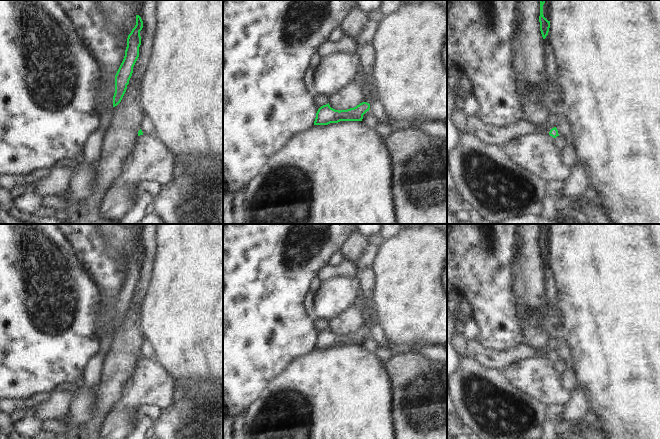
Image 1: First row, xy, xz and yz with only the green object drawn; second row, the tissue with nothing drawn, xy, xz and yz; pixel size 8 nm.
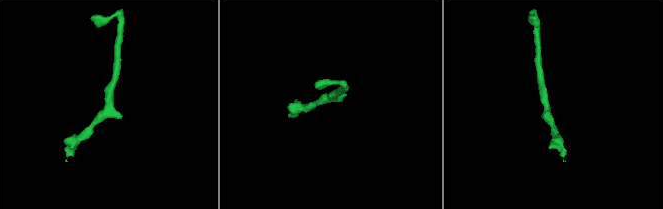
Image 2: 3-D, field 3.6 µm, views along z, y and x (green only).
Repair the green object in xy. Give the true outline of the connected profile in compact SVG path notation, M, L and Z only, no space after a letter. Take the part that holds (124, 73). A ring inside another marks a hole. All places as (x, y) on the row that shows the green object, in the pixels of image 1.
M136 15L136 25L128 35L125 56L115 75L113 107L117 106L121 102L132 76L133 67L139 57L139 47L141 45L140 31L142 28L143 21L139 15Z

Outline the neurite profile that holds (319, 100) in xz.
M314 95L314 104L320 108L329 103L329 97L326 95Z

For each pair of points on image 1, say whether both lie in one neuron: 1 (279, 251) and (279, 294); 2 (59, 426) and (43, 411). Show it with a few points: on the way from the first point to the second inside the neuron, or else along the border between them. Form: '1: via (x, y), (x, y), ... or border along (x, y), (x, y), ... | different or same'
1: via (279, 262), (279, 283) | same
2: border along (59, 419), (43, 420) | different

